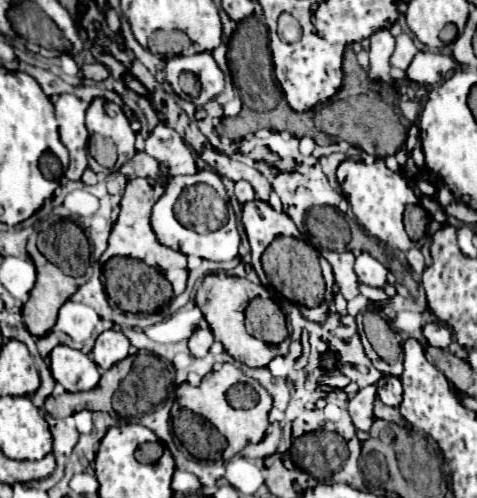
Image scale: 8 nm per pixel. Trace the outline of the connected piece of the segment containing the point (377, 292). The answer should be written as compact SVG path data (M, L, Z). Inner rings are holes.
M360 284L359 291L364 297L372 302L387 302L389 299L388 295L381 288L373 288L365 284Z

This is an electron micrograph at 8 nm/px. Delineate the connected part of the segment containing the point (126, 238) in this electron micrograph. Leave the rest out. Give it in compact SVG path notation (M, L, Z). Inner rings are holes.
M149 178L129 180L127 190L125 190L123 200L121 200L121 212L119 212L117 224L111 230L109 248L101 256L101 264L105 264L107 260L111 260L115 256L127 256L127 258L143 260L149 266L155 266L165 274L165 278L171 282L173 298L175 298L185 290L187 285L187 257L181 252L173 252L171 248L159 244L159 240L155 238L155 232L151 230L151 222L149 222L155 202L157 202L157 194L155 194L155 182L153 180L149 180Z

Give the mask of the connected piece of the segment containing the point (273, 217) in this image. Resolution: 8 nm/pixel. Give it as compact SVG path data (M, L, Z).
M253 200L243 204L241 222L245 226L249 244L251 244L251 256L253 256L253 268L263 284L267 284L267 278L261 270L261 254L277 236L295 236L299 238L299 230L293 224L293 220L285 212L275 212L267 202Z

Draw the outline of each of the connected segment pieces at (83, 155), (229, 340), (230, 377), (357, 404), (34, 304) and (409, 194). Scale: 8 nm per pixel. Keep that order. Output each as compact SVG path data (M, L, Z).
M61 94L55 98L55 116L59 124L61 142L71 154L69 170L65 176L69 180L79 180L87 168L87 128L85 128L87 102L73 94Z
M217 272L205 276L205 280L203 280L203 284L201 284L201 288L197 290L197 296L195 296L195 302L201 308L205 320L209 322L209 328L211 328L215 340L221 342L225 346L225 350L235 360L239 360L241 364L253 366L253 368L267 366L277 354L273 346L249 336L245 326L243 326L243 312L245 312L247 304L255 296L261 296L261 294L265 294L265 288L261 284L253 284L247 278L237 278L237 276L227 276L227 273L219 274Z
M223 364L219 370L209 372L209 374L203 378L201 386L197 386L197 388L189 386L187 382L183 382L181 386L177 386L175 393L176 402L174 402L171 408L172 417L177 417L181 410L186 408L199 416L203 416L205 420L209 420L209 422L227 438L227 448L225 448L225 452L223 452L223 458L225 458L225 460L233 458L233 456L235 456L237 452L241 452L249 442L251 442L251 444L261 442L261 438L263 438L263 434L265 434L265 430L267 430L267 426L269 426L269 420L267 420L269 410L273 408L273 398L271 398L271 396L261 398L259 404L257 404L255 408L251 408L251 410L235 410L235 408L231 408L229 402L227 402L227 398L225 398L225 394L227 394L227 390L229 390L233 384L237 384L237 382L241 382L241 380L245 380L245 374L243 374L239 368L235 368L233 364Z
M370 385L363 390L359 390L351 400L349 400L349 414L357 430L369 432L373 424L373 402L377 396L377 386Z
M33 234L33 236L29 238L29 242L27 242L27 252L29 252L29 256L31 256L33 262L35 262L37 282L35 282L35 288L31 290L29 300L27 300L25 306L23 306L23 318L25 318L27 330L29 330L33 336L41 338L41 336L45 336L45 334L55 326L59 308L69 300L69 296L73 296L73 294L77 292L79 280L75 280L75 278L71 278L71 276L65 276L55 264L51 264L51 262L37 250L37 246L35 246L35 234Z
M377 158L373 164L345 160L337 168L337 182L339 182L345 198L349 200L357 222L371 236L375 236L383 244L395 246L395 248L405 250L405 252L415 246L415 242L407 236L407 232L403 228L403 212L405 212L407 202L417 204L419 198L417 198L415 190L407 184L403 174L391 172L381 158Z

